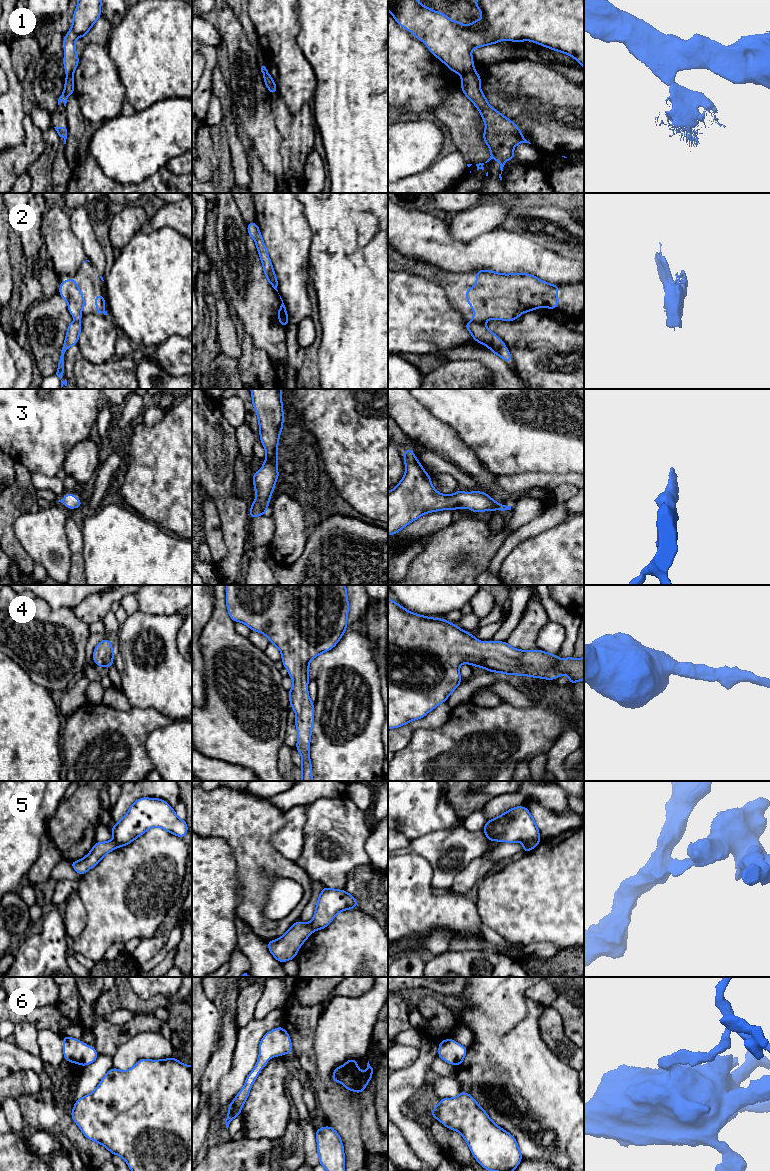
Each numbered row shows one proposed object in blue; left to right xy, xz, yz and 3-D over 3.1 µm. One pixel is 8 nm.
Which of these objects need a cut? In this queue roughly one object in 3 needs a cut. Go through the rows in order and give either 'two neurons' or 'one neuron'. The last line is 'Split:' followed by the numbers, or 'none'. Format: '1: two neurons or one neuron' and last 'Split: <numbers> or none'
1: two neurons
2: two neurons
3: one neuron
4: one neuron
5: two neurons
6: one neuron
Split: 1, 2, 5

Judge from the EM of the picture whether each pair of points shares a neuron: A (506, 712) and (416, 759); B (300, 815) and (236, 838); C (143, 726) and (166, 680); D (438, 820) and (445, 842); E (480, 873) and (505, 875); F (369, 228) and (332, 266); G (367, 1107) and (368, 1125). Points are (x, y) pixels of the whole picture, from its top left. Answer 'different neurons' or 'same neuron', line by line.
A: same neuron
B: different neurons
C: different neurons
D: different neurons
E: different neurons
F: same neuron
G: same neuron

